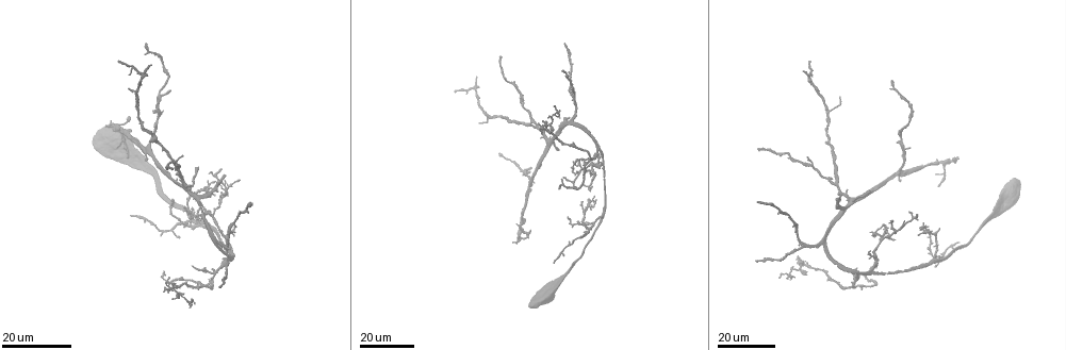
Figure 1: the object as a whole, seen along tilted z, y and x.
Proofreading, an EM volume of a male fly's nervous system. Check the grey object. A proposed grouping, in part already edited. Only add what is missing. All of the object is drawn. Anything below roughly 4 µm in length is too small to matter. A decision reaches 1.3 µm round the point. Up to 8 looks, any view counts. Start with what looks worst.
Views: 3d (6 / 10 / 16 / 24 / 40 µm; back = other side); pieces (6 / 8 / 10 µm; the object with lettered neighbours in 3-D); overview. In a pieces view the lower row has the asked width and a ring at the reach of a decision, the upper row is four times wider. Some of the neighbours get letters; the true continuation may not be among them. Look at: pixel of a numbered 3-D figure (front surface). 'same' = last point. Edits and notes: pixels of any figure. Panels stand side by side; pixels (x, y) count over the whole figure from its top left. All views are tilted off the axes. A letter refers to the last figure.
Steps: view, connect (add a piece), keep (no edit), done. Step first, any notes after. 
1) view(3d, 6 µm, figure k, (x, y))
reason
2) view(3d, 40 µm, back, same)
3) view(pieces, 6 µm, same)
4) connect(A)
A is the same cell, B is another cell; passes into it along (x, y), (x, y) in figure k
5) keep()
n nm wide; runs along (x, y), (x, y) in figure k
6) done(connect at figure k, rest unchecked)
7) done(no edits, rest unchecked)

view(3d, 24 µm, figure 1, (839, 195))
branch stops here

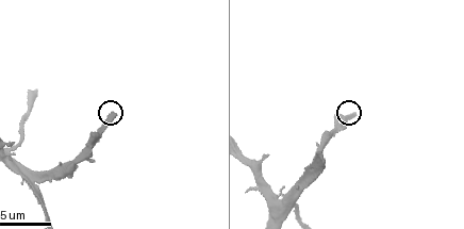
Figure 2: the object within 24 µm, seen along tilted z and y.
view(pieces, 8 µm, figure 2, (111, 114))

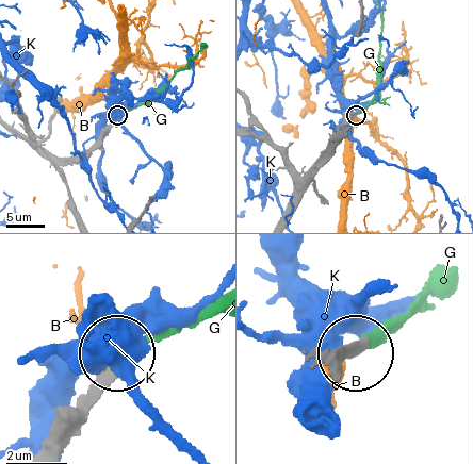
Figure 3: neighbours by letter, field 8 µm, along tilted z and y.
connect(G)
290 nm wide; G is the same cell, B and K are other cells; passes into it along (336, 365), (396, 321), (425, 282) in figure 3; it goes on there

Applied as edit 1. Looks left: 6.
view(3d, 24 µm, figure 1, (915, 213))
long arm stops here

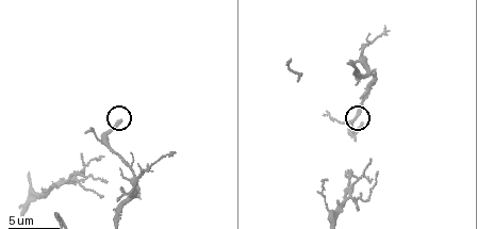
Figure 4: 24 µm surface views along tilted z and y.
view(pieces, 6 µm, figure 4, (118, 122))

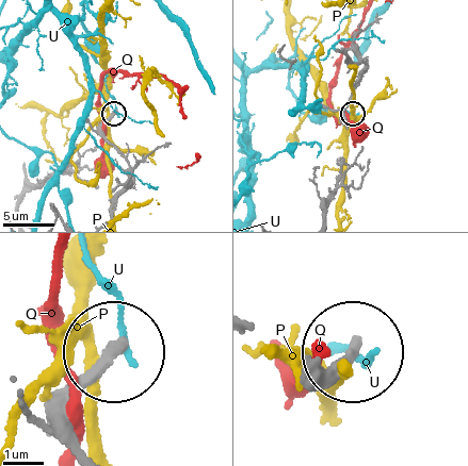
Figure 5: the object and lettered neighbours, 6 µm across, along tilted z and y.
keep()
P, Q and U are other cells; no lettered piece goes on from it

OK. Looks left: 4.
view(pieces, 8 µm, figure 2, (33, 91))
an open end

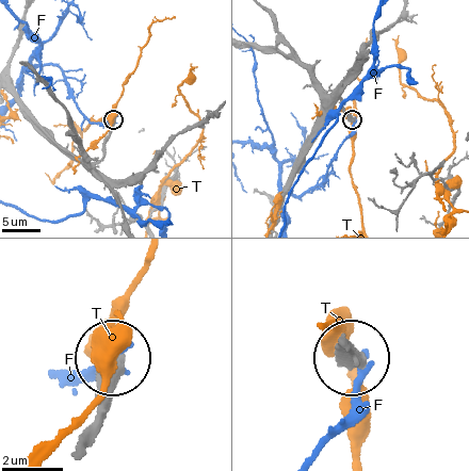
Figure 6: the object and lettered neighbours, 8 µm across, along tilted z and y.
keep()
F and T are other cells; no lettered piece goes on from it

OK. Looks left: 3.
view(3d, 16 µm, figure 1, (171, 92))
branch stops here

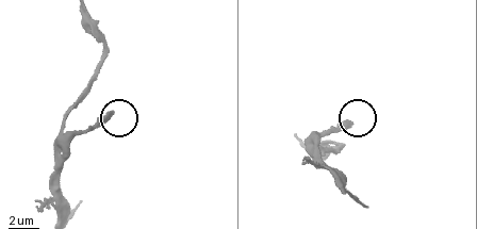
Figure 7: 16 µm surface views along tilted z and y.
view(pieces, 6 µm, figure 7, (348, 123))
what lies round it

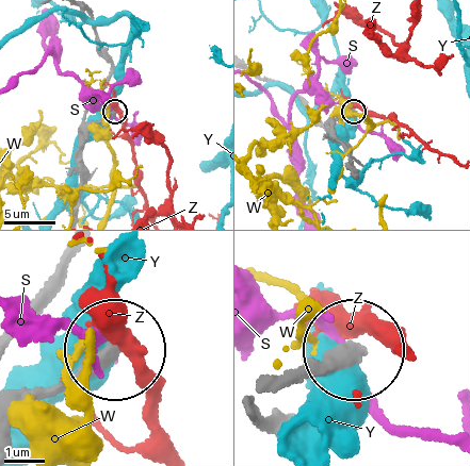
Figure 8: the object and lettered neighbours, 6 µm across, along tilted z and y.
keep()
S, W, Y and Z are other cells; no lettered piece goes on from it

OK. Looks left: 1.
done(connect at figure 3, rest unchecked)

